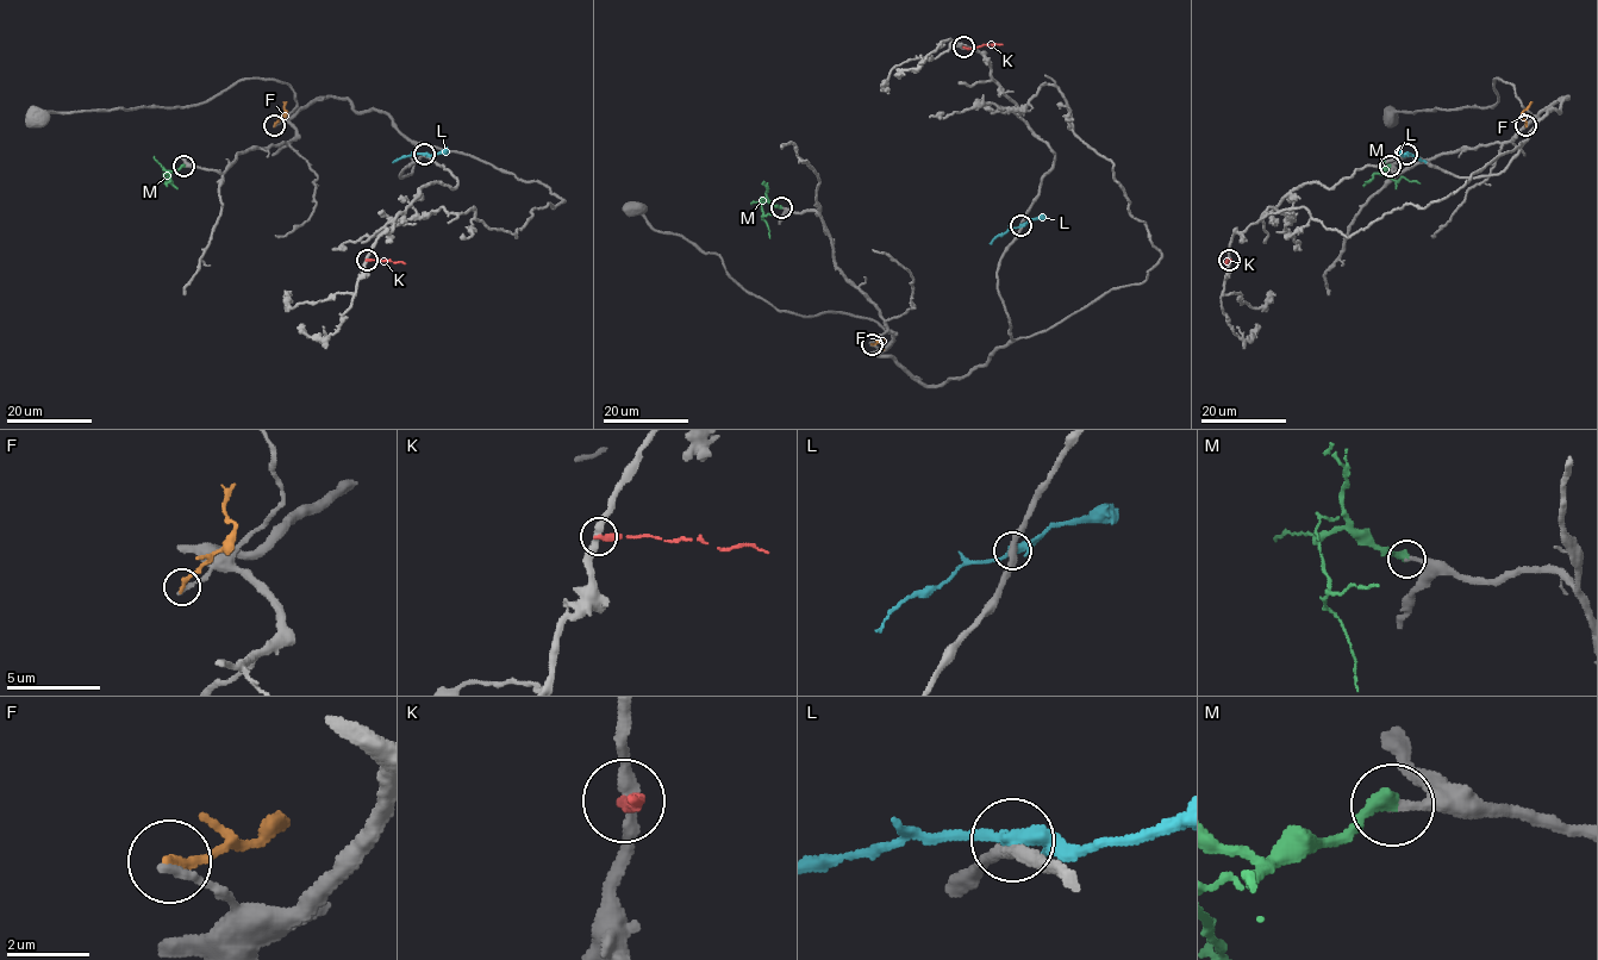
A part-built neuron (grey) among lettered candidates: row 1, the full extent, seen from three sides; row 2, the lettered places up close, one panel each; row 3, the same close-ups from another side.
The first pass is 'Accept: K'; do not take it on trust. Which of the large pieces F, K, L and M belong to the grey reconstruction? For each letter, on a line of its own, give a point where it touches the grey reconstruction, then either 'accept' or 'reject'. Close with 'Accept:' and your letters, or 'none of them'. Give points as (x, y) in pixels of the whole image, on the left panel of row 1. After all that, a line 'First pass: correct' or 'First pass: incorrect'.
F: (274, 125) | reject
K: (367, 260) | reject
L: (424, 154) | reject
M: (183, 166) | reject
Accept: none of them
First pass: incorrect

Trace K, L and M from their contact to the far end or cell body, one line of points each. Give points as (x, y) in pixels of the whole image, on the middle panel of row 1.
K: (963, 48), (1002, 44)
L: (1021, 225), (1002, 232), (990, 243)
M: (780, 207), (765, 199), (760, 201), (769, 238)

